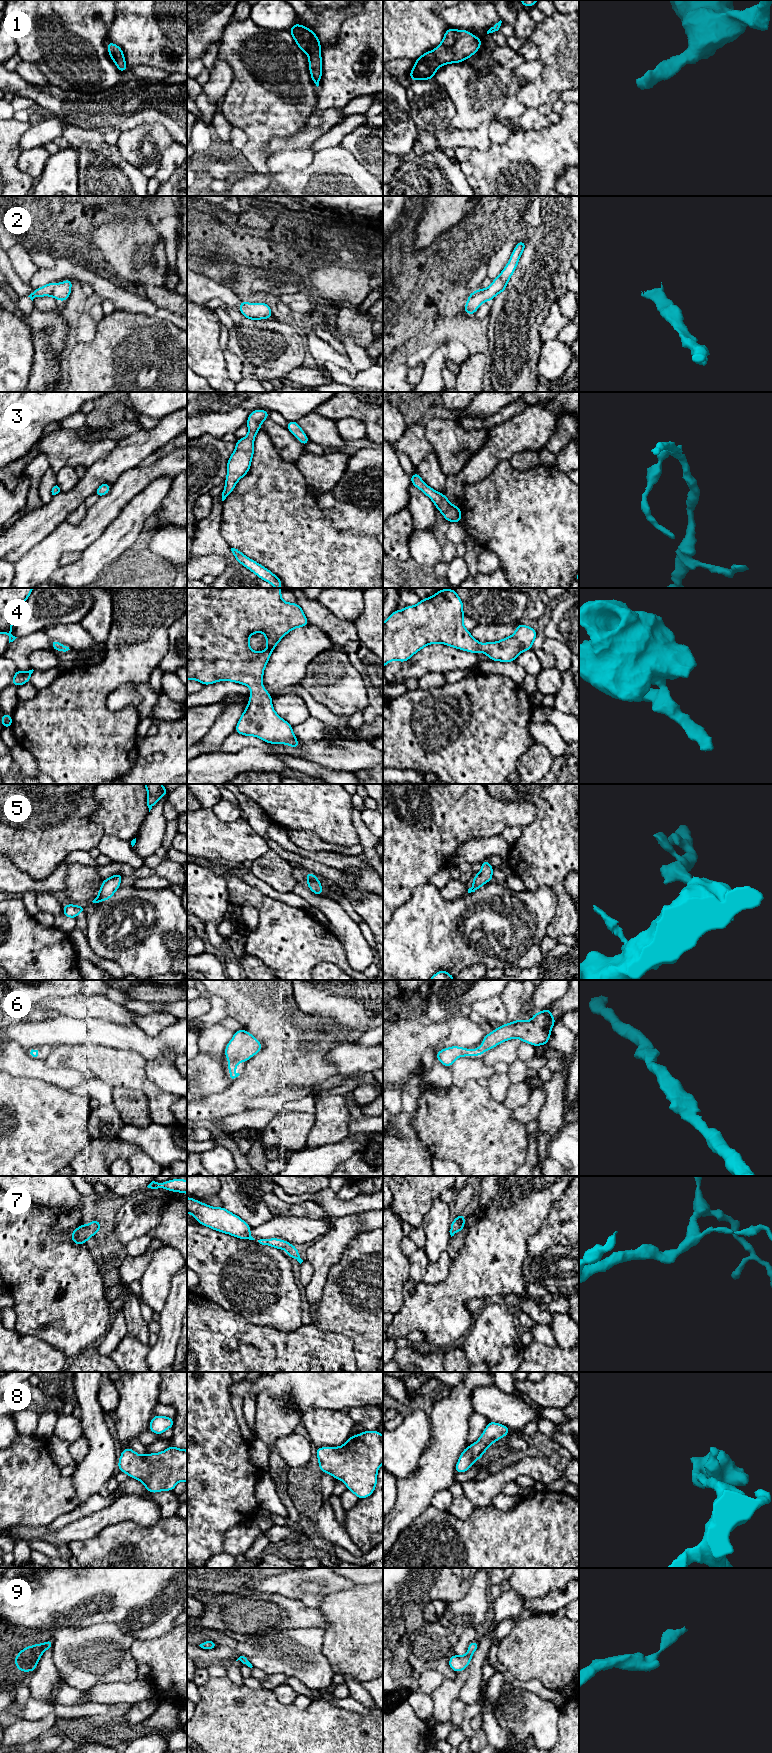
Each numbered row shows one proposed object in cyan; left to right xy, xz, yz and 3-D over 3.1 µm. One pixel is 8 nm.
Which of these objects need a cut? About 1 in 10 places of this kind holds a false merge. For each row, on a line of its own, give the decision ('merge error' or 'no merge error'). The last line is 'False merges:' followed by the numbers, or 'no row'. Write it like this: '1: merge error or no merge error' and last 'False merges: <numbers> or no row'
1: no merge error
2: no merge error
3: no merge error
4: no merge error
5: no merge error
6: no merge error
7: no merge error
8: no merge error
9: no merge error
False merges: no row

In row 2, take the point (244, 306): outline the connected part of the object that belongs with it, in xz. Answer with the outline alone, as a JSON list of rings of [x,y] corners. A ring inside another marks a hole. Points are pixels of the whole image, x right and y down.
[[[241,300],[239,311],[246,319],[259,320],[273,318],[271,308],[267,303],[247,303]]]

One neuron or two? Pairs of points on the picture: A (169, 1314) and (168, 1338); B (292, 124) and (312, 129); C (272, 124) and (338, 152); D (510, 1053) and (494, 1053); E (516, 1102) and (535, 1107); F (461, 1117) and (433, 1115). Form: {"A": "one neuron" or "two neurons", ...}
{"A": "one neuron", "B": "two neurons", "C": "two neurons", "D": "one neuron", "E": "two neurons", "F": "one neuron"}

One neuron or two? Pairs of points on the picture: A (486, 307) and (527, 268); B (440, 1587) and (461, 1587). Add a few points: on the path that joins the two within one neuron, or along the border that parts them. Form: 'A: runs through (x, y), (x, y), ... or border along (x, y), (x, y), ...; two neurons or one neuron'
A: border along (493, 301), (491, 309); two neurons
B: runs through (445, 1587), (456, 1587); one neuron

